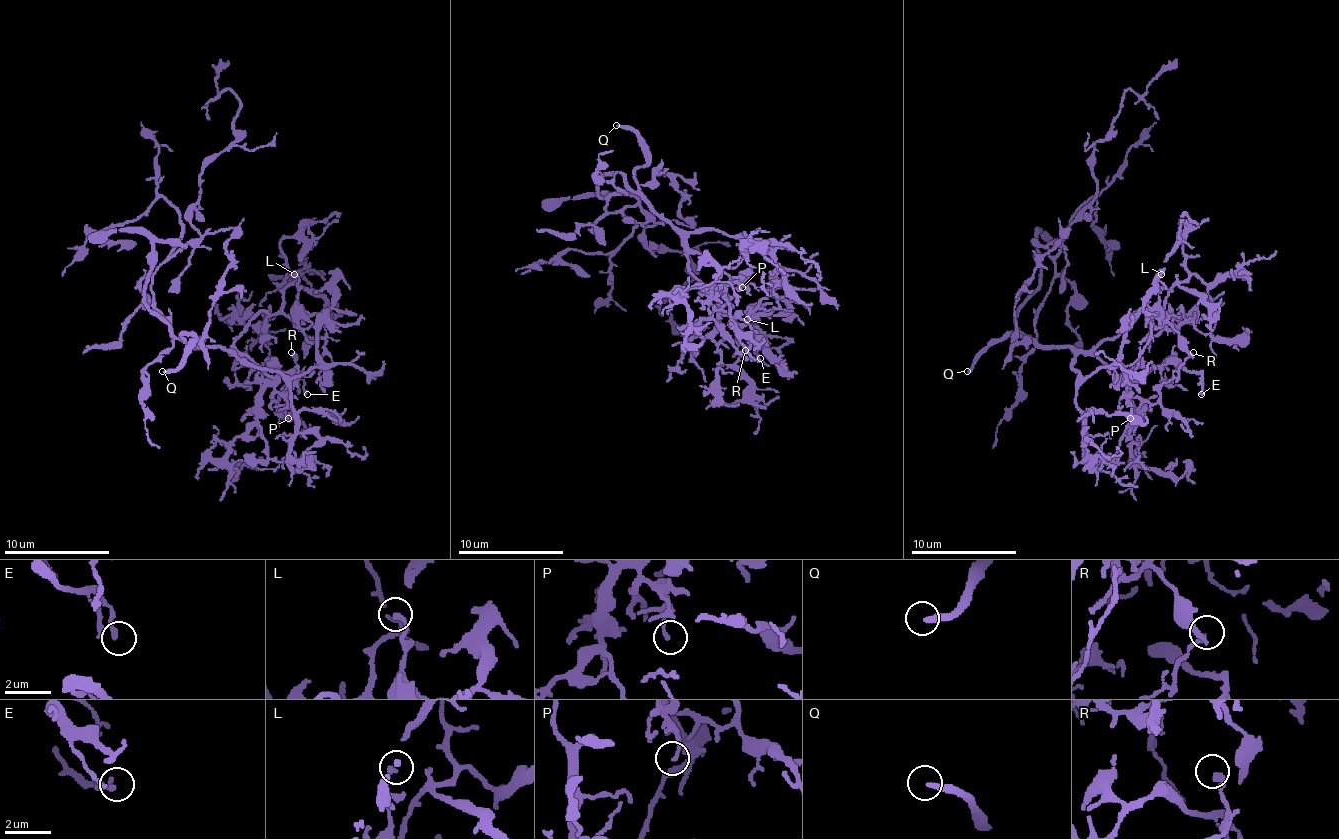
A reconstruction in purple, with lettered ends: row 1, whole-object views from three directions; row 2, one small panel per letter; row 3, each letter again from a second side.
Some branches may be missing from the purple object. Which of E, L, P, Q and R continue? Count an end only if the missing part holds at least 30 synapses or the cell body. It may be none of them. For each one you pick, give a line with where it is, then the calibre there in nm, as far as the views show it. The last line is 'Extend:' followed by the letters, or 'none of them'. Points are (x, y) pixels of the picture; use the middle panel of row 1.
Q: at (616, 125); 240 nm thick
Extend: Q

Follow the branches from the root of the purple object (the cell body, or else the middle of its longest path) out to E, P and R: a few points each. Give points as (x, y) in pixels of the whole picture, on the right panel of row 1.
E: (1035, 321), (1033, 337), (1041, 344), (1088, 350), (1114, 376), (1138, 379), (1180, 363), (1201, 376), (1201, 394)
P: (1035, 321), (1033, 337), (1041, 344), (1088, 350), (1125, 384), (1130, 418)
R: (1035, 321), (1033, 337), (1041, 344), (1088, 350), (1133, 397), (1151, 402), (1193, 352)

